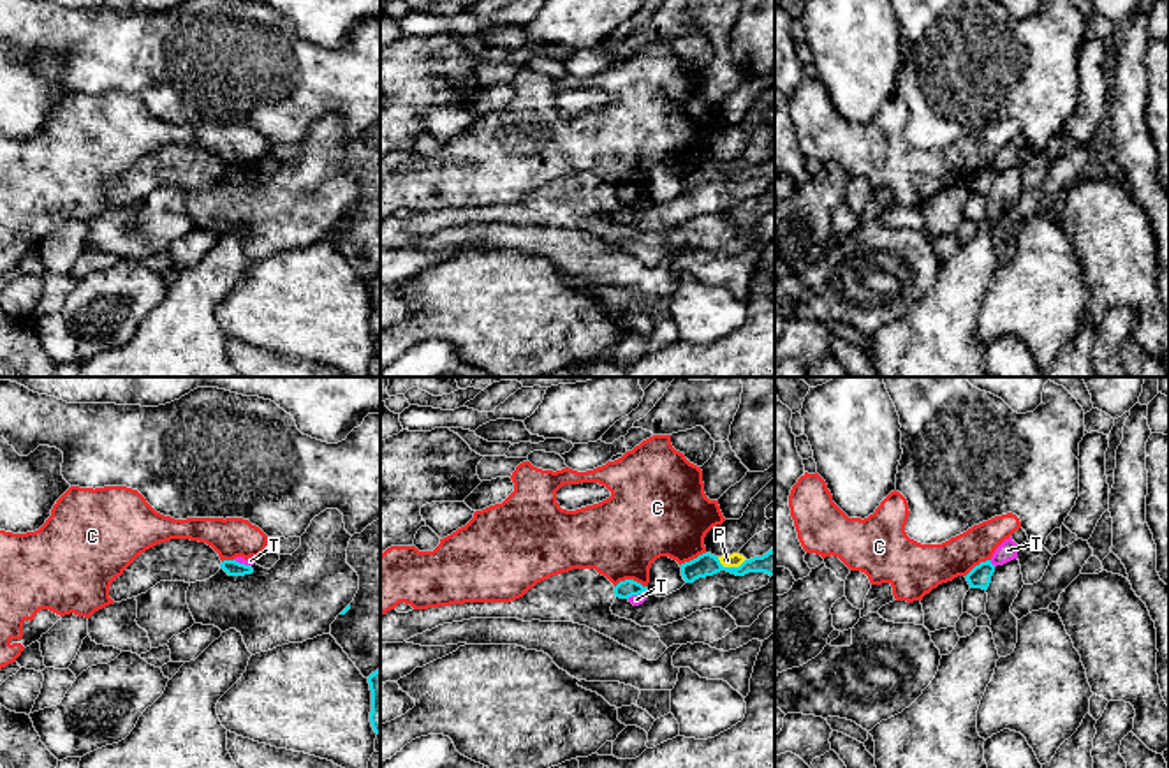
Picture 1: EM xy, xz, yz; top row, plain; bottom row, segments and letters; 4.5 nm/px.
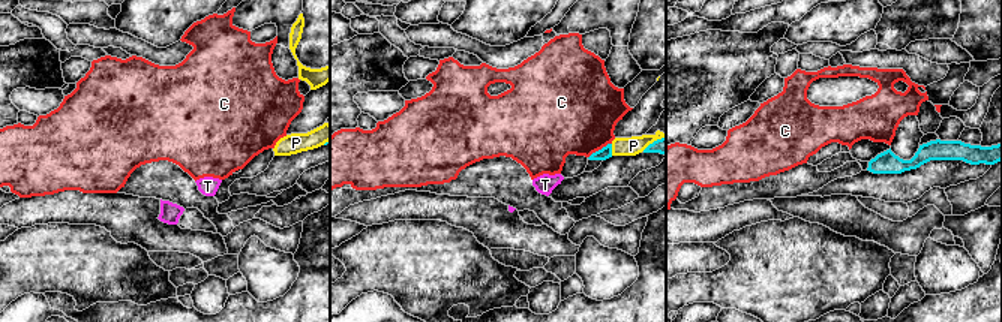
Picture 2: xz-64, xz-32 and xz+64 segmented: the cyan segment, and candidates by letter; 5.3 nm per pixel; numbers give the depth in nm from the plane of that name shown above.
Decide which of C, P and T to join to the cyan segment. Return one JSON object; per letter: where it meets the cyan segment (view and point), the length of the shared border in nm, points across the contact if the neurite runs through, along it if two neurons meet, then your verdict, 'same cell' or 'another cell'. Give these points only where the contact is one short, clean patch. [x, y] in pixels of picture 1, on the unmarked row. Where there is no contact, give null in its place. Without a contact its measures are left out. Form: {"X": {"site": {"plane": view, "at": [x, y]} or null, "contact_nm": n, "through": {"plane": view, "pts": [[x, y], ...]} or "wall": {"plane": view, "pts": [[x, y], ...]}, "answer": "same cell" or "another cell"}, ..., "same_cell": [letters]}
{"C": {"site": {"plane": "xz", "at": [631, 185]}, "contact_nm": 150, "answer": "another cell"}, "P": {"site": {"plane": "xz", "at": [731, 173]}, "contact_nm": 140, "wall": {"plane": "xz", "pts": [[717, 162], [724, 171], [738, 171], [745, 164]]}, "answer": "another cell"}, "T": {"site": {"plane": "yz", "at": [992, 169]}, "contact_nm": 40, "wall": {"plane": "yz", "pts": [[990, 166], [995, 171]]}, "answer": "another cell"}, "same_cell": []}

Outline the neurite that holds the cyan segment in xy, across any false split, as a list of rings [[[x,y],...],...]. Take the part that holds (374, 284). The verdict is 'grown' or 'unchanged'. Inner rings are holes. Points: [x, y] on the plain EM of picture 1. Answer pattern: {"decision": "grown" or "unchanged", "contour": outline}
{"decision": "unchanged", "contour": [[[380,275],[368,282],[370,296],[371,296],[371,317],[370,328],[373,336],[380,338]]]}

